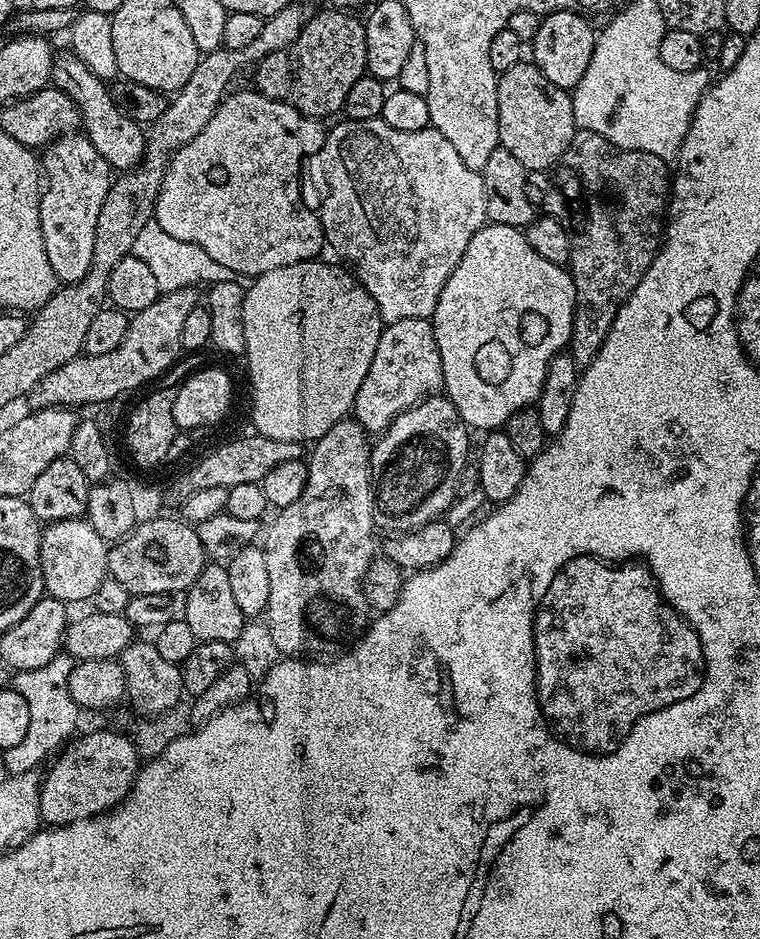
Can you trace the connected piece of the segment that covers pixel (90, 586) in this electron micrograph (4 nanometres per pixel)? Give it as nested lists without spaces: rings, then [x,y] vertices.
[[[87,519],[54,520],[40,533],[40,561],[44,575],[44,591],[55,600],[73,606],[79,600],[91,601],[108,575],[109,541],[103,540]]]

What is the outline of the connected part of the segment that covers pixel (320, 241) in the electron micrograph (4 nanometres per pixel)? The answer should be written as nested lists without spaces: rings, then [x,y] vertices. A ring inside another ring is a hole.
[[[255,90],[226,95],[202,132],[172,154],[162,178],[154,222],[166,234],[202,246],[218,266],[226,266],[240,278],[255,278],[282,266],[317,259],[326,248],[324,227],[300,193],[300,172],[302,176],[306,161],[322,146],[326,128],[320,124],[317,117],[303,116],[295,103],[271,100]]]

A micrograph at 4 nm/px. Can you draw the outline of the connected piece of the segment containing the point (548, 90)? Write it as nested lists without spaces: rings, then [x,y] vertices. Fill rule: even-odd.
[[[521,62],[499,73],[496,85],[500,147],[510,150],[529,173],[547,173],[560,161],[562,154],[566,154],[566,146],[570,146],[578,130],[569,89],[554,86],[554,82],[531,62]]]

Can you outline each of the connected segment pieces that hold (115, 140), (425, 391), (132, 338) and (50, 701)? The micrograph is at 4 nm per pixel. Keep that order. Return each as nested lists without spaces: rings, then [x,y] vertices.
[[[64,50],[61,56],[59,53],[53,59],[51,83],[74,102],[74,106],[80,111],[83,135],[94,142],[94,150],[98,150],[98,154],[102,154],[102,158],[106,158],[106,162],[115,171],[127,171],[139,164],[145,151],[145,129],[133,121],[127,111],[117,103],[113,89],[105,81],[90,74],[90,70],[82,66],[77,56]]]
[[[398,318],[398,322],[384,324],[380,329],[378,346],[370,361],[370,370],[358,386],[358,394],[352,403],[351,415],[369,434],[379,434],[406,410],[428,396],[437,395],[443,389],[442,354],[438,354],[438,342],[434,342],[431,319]]]
[[[195,287],[163,293],[146,310],[135,313],[128,321],[126,338],[118,346],[118,350],[110,350],[110,354],[97,356],[79,355],[66,366],[58,366],[46,378],[37,382],[31,390],[31,407],[55,408],[57,406],[77,406],[76,404],[104,404],[123,392],[132,392],[151,380],[156,380],[179,356],[180,331],[182,322],[186,322],[186,314],[198,306]]]
[[[61,652],[44,666],[37,670],[15,673],[12,687],[26,698],[31,716],[30,727],[26,730],[25,738],[3,751],[5,773],[11,776],[35,771],[50,750],[57,751],[76,731],[80,709],[70,697],[69,676],[76,661],[71,655]]]

